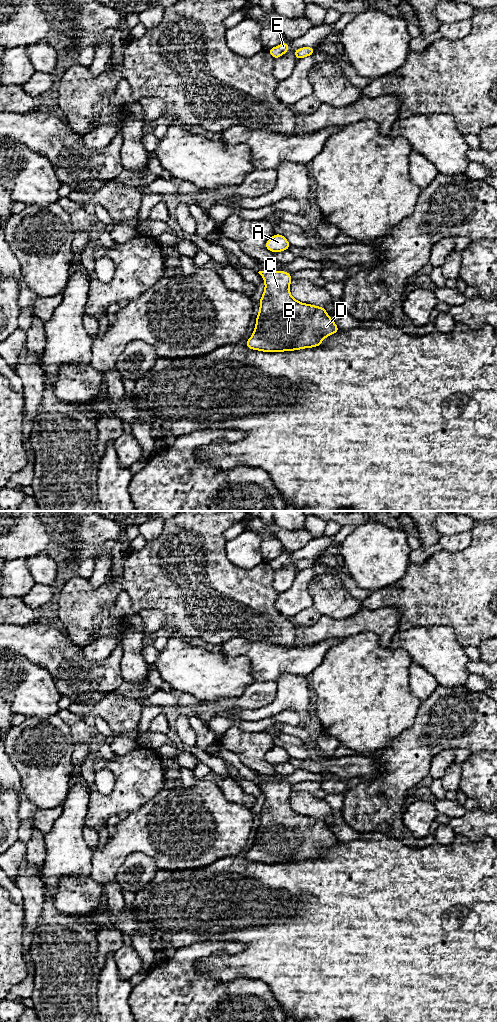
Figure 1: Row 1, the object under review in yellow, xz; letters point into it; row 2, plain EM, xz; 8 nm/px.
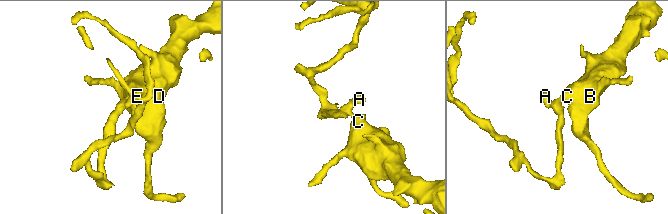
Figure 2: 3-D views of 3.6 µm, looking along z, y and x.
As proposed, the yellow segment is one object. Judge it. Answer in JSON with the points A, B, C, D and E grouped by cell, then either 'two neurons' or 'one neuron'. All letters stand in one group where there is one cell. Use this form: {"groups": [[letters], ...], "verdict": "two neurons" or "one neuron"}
{"groups": [["A", "B", "C", "D", "E"]], "verdict": "one neuron"}

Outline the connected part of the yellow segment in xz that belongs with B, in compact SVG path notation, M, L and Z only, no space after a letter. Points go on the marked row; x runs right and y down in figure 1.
M259 271L265 283L260 299L260 309L252 336L245 345L262 352L283 352L318 347L327 336L339 331L338 326L327 314L325 307L305 304L290 294L291 274L285 271Z

